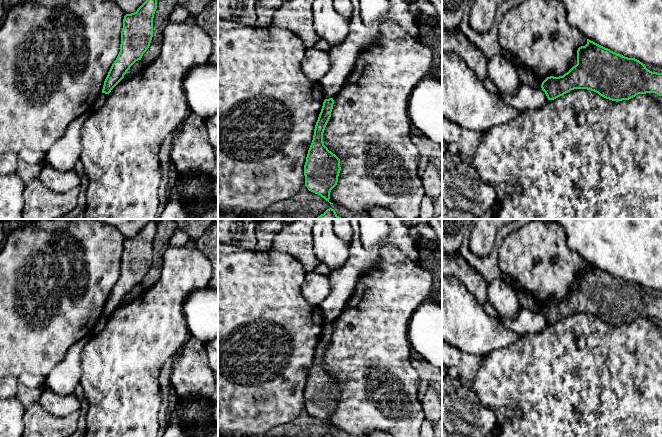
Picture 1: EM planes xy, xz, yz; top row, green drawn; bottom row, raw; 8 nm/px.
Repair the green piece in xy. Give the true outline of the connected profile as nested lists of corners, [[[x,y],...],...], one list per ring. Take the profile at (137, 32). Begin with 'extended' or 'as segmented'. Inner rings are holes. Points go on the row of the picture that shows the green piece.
as segmented | [[[146,0],[136,12],[124,16],[120,52],[104,81],[102,93],[109,94],[149,48],[156,9],[157,0]]]

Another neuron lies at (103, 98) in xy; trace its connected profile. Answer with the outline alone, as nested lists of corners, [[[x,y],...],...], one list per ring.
[[[101,93],[96,102],[93,105],[94,110],[98,110],[104,106],[104,104],[108,101],[109,94]]]

